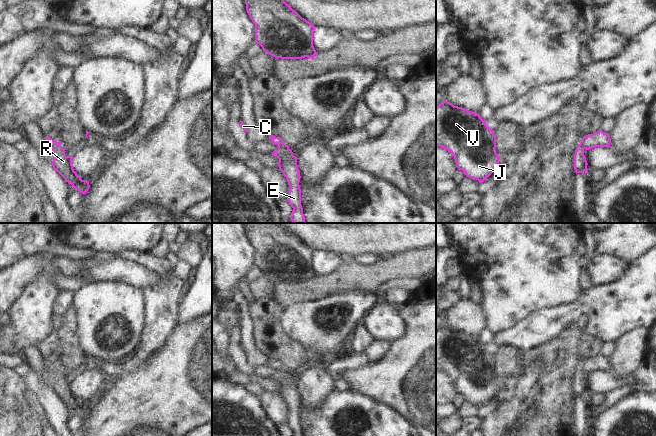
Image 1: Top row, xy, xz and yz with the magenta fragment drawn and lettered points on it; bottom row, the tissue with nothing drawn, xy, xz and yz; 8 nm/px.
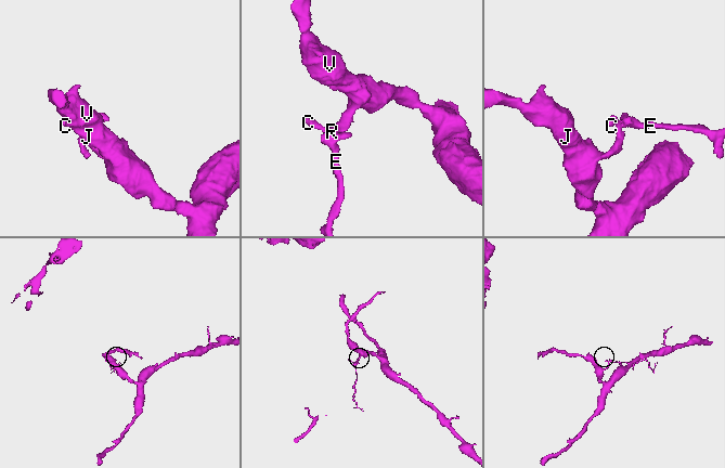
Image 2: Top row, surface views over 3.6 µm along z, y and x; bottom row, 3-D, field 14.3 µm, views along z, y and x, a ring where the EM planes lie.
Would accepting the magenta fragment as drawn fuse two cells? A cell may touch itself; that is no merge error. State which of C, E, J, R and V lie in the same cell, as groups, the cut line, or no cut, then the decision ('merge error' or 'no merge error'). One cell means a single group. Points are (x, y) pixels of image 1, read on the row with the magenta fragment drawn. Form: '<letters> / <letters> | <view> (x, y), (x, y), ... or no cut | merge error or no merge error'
C J R V / E | xz (283, 142), (278, 145) | merge error

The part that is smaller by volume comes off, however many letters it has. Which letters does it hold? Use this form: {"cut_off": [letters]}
{"cut_off": ["E"]}

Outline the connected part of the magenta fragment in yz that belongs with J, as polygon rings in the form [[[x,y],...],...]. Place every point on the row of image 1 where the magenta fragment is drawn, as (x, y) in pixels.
[[[443,101],[436,106],[436,146],[440,146],[452,153],[458,170],[465,172],[469,178],[483,182],[498,167],[499,155],[496,153],[496,136],[494,131],[486,125],[479,114],[465,108],[454,106],[448,101]]]

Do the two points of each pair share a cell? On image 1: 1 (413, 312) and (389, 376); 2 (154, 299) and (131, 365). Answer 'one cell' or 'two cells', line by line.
1: one cell
2: one cell

